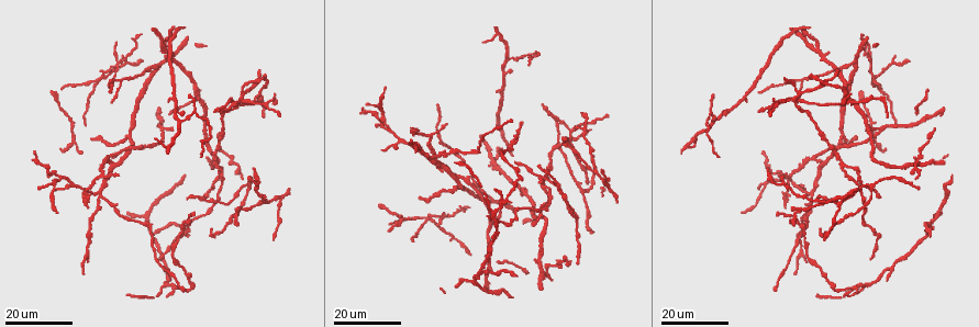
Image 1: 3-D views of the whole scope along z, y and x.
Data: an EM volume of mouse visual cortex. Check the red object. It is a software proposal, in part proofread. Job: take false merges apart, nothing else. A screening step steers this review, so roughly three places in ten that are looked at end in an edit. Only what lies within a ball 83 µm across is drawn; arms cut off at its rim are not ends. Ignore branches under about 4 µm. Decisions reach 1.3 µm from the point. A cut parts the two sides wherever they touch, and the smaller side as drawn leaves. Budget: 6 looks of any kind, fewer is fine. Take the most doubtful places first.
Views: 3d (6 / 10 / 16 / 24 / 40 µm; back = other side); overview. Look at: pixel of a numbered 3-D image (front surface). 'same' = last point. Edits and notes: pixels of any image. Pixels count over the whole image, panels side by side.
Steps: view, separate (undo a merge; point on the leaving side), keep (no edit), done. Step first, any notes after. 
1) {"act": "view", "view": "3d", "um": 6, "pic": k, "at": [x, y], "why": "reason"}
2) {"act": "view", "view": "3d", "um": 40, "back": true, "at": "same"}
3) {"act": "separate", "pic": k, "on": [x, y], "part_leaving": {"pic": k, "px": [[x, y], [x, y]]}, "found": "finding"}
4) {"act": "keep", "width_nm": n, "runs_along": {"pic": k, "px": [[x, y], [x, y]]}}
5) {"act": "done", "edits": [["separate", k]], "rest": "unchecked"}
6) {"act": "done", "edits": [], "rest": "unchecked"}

{"act": "view", "view": "3d", "um": 24, "pic": 1, "at": [711, 112], "why": "a fork"}

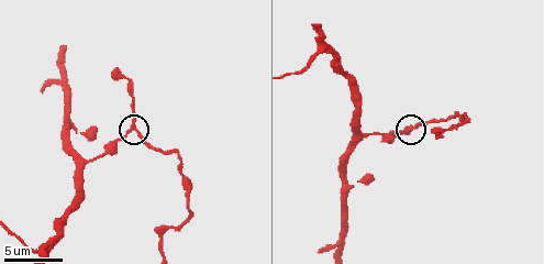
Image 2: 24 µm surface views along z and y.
{"act": "view", "view": "3d", "um": 6, "pic": 2, "at": [412, 128]}

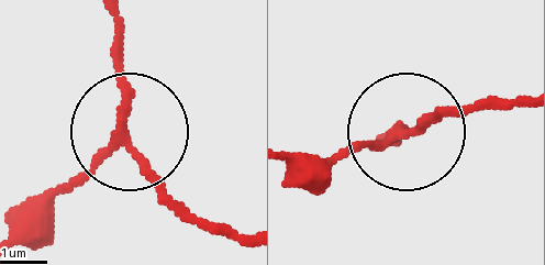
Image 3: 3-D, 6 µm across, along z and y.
{"act": "separate", "pic": 3, "on": [117, 61], "part_leaving": {"pic": 3, "px": [[120, 139], [167, 194], [249, 236]]}, "found": "a second neuron is stuck on"}

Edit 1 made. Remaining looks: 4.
{"act": "view", "view": "overview"}

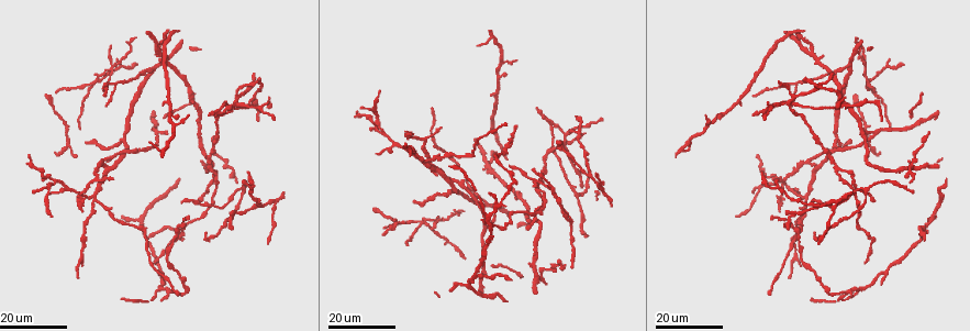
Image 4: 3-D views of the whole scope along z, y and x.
{"act": "view", "view": "3d", "um": 16, "pic": 4, "at": [424, 223], "why": "three arms meet"}

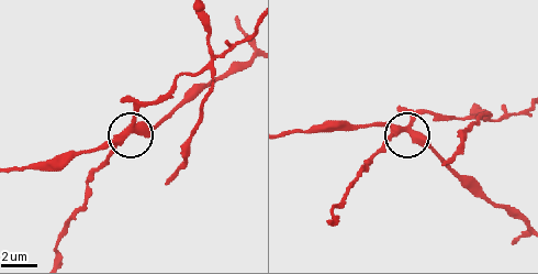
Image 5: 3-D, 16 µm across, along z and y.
{"act": "view", "view": "3d", "um": 6, "pic": 5, "at": [408, 133]}

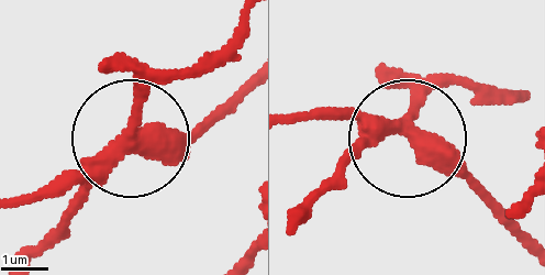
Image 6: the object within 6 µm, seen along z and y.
{"act": "separate", "pic": 6, "on": [64, 212], "side_arm_um": 18, "part_leaving": {"pic": 6, "px": [[102, 157], [149, 90], [197, 67], [244, 20]]}, "found": "two neurons meet here"}

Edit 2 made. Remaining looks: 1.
{"act": "view", "view": "3d", "um": 16, "pic": 2, "at": [359, 133], "why": "three arms meet"}

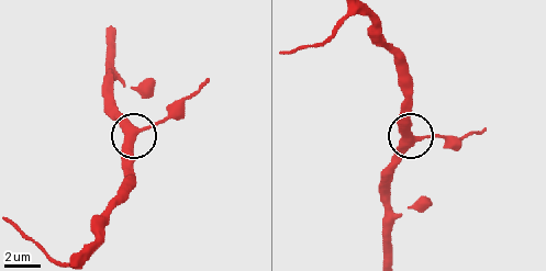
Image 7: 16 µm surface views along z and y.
{"act": "keep", "side_arm_um": 5, "found": "continuous, no second neuron"}

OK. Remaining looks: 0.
{"act": "done", "edits": [["separate", 3], ["separate", 6]], "rest": "unchecked"}

